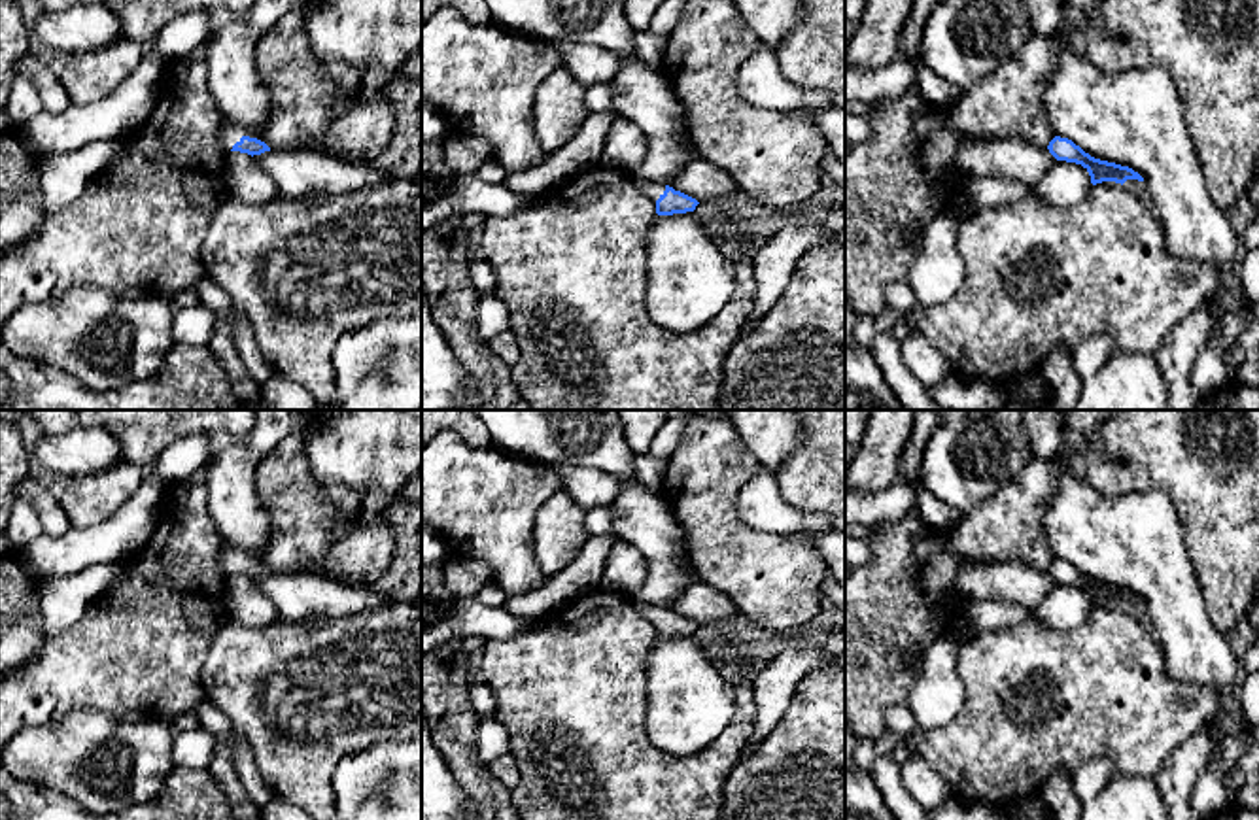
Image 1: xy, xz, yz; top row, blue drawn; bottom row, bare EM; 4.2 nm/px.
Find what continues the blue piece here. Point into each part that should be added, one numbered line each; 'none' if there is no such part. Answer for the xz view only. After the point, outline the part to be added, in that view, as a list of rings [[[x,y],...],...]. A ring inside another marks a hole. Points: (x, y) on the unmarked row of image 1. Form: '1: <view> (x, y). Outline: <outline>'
1: xz (653, 613). Outline: [[[637,603],[641,614],[656,627],[656,624],[664,618],[665,608],[656,606],[656,605],[645,605]]]

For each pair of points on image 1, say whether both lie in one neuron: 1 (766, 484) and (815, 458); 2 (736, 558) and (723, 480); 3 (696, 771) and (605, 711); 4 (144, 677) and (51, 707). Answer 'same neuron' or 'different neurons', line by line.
1: different neurons
2: same neuron
3: same neuron
4: same neuron

